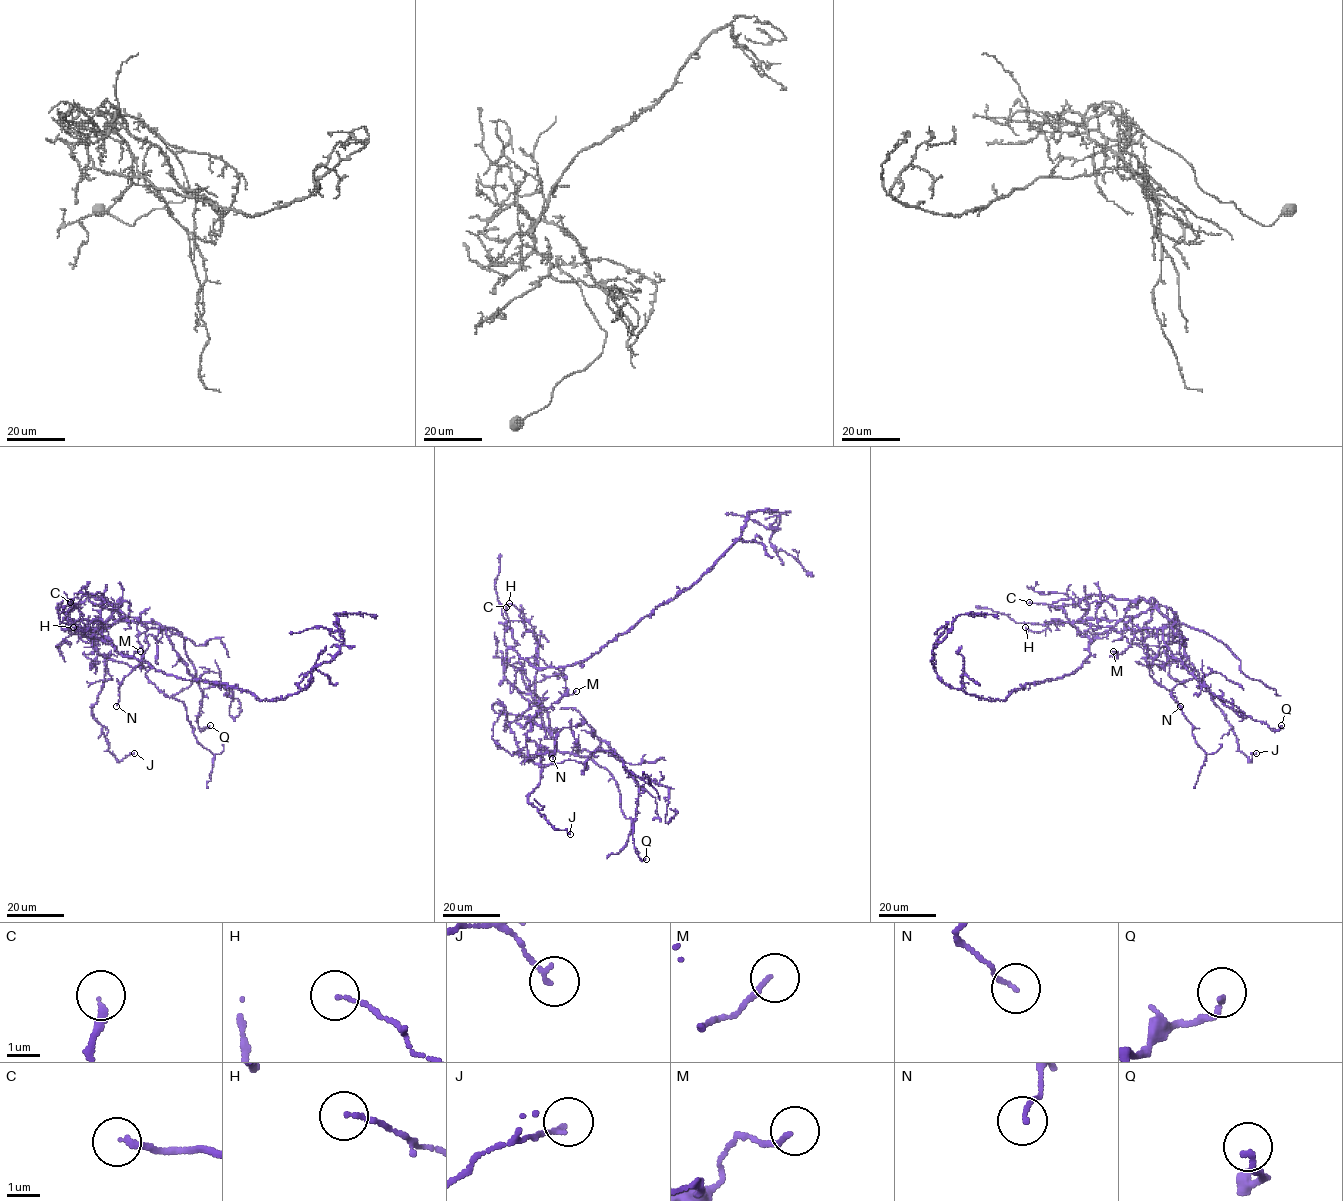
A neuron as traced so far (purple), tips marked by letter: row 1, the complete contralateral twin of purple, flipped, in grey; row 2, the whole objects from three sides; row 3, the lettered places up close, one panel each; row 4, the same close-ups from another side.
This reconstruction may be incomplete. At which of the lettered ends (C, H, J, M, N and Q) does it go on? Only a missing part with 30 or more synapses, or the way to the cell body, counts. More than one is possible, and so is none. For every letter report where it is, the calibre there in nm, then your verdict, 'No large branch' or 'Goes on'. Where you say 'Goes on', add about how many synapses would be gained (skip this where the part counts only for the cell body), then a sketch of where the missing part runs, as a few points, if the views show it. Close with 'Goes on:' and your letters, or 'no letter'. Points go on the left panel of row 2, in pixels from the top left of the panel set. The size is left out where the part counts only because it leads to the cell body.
C: Place: (70, 602). Thickness 220 nm. No large branch
H: Place: (73, 627). Thickness 100 nm. No large branch
J: Place: (134, 753). Thickness 140 nm. No large branch
M: Place: (140, 651). Thickness 120 nm. No large branch
N: Place: (116, 706). Thickness 110 nm. No large branch
Q: Place: (210, 725). Thickness 160 nm. No large branch
Goes on: no letter

